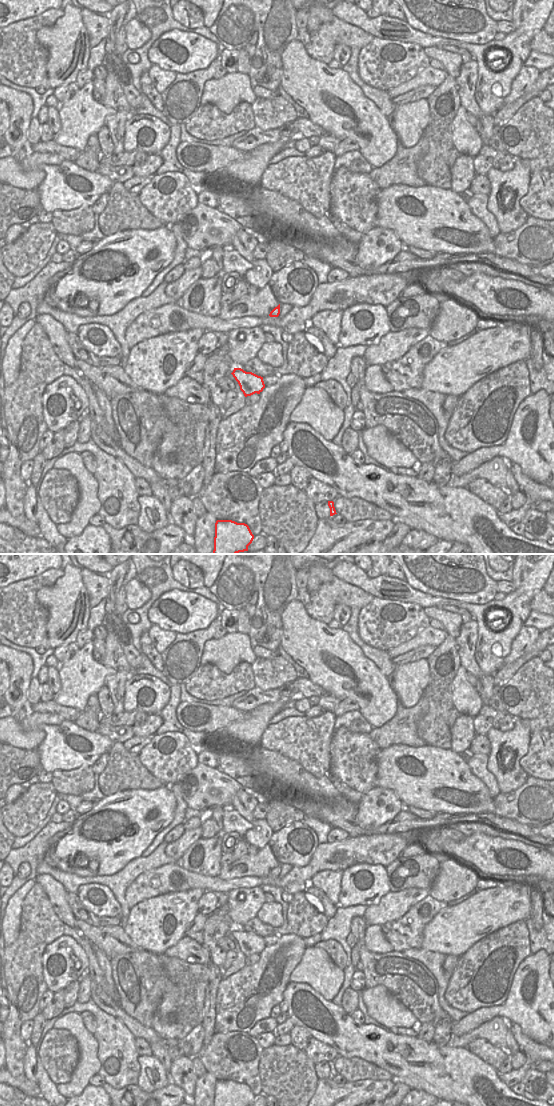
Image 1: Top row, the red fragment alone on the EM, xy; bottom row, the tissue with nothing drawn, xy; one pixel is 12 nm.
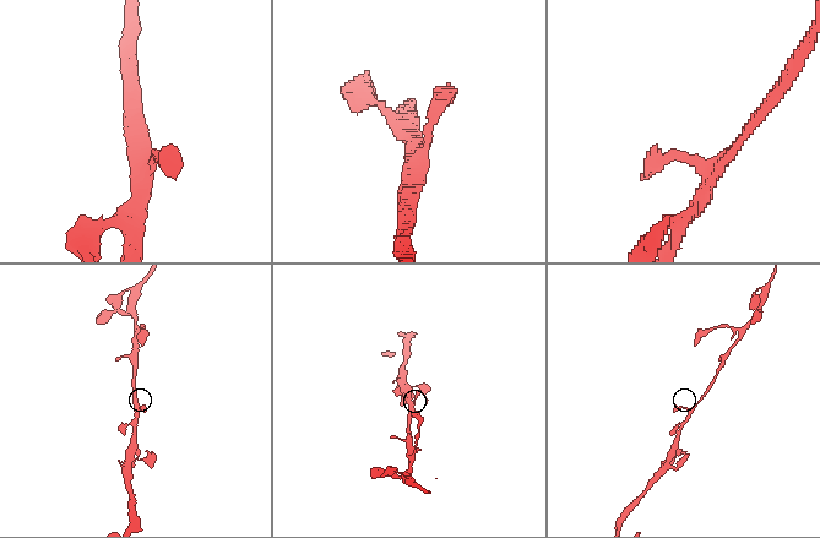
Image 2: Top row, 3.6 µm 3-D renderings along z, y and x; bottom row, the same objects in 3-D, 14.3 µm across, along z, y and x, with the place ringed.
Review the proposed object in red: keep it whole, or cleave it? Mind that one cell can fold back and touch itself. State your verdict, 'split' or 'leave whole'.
leave whole

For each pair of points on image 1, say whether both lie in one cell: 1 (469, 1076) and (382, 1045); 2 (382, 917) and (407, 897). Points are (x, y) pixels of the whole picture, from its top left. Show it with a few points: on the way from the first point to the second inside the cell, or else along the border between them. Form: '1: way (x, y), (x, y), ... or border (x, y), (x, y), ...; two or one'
1: way (447, 1072), (434, 1068), (414, 1067), (402, 1059); one
2: way (388, 911), (401, 901); one

